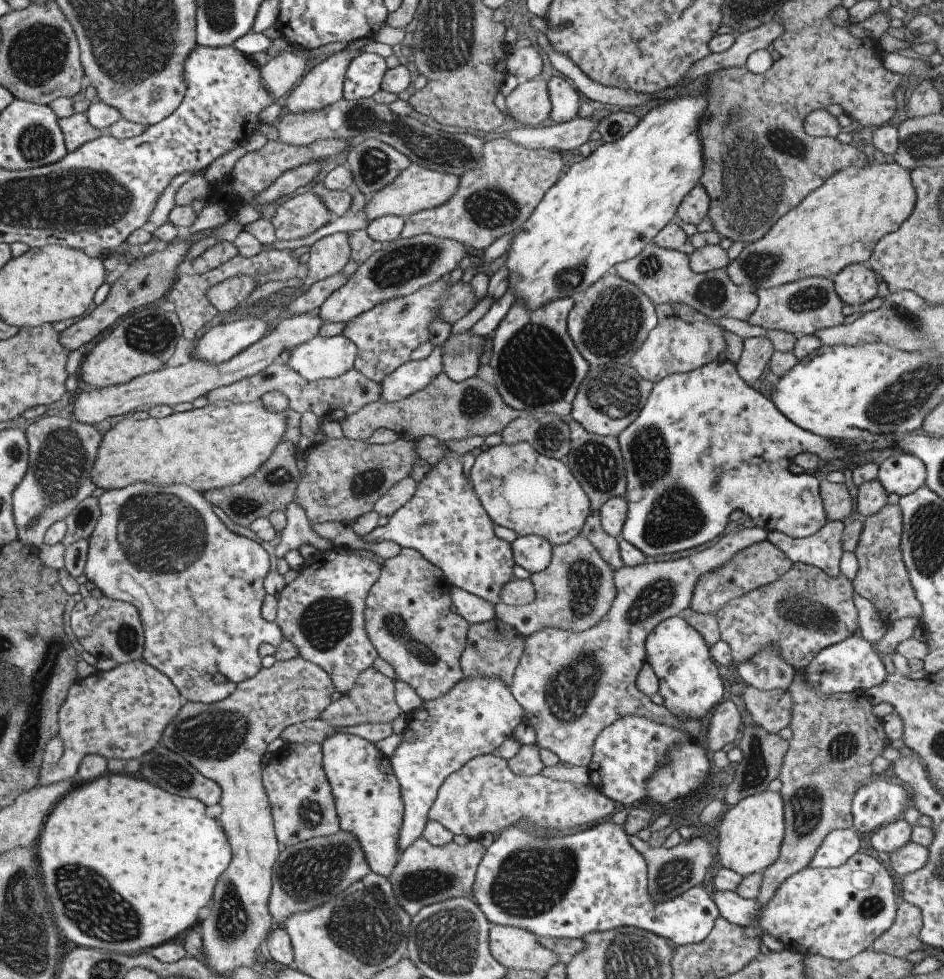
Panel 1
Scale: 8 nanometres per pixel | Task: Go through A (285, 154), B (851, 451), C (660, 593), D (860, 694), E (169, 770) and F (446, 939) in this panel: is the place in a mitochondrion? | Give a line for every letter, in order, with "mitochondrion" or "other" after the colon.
A: other
B: other
C: mitochondrion
D: other
E: mitochondrion
F: mitochondrion

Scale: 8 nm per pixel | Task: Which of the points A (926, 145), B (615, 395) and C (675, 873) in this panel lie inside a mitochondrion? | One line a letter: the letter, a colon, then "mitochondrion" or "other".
A: mitochondrion
B: mitochondrion
C: mitochondrion

